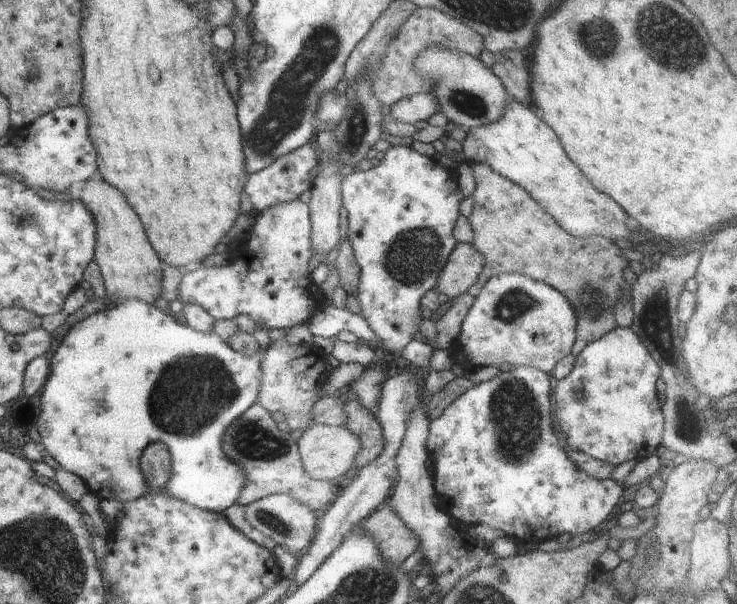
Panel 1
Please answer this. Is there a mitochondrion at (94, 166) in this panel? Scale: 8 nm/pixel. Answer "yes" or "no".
no

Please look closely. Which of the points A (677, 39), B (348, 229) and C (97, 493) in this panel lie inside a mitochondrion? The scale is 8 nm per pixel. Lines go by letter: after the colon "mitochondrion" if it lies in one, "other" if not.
A: mitochondrion
B: other
C: other

